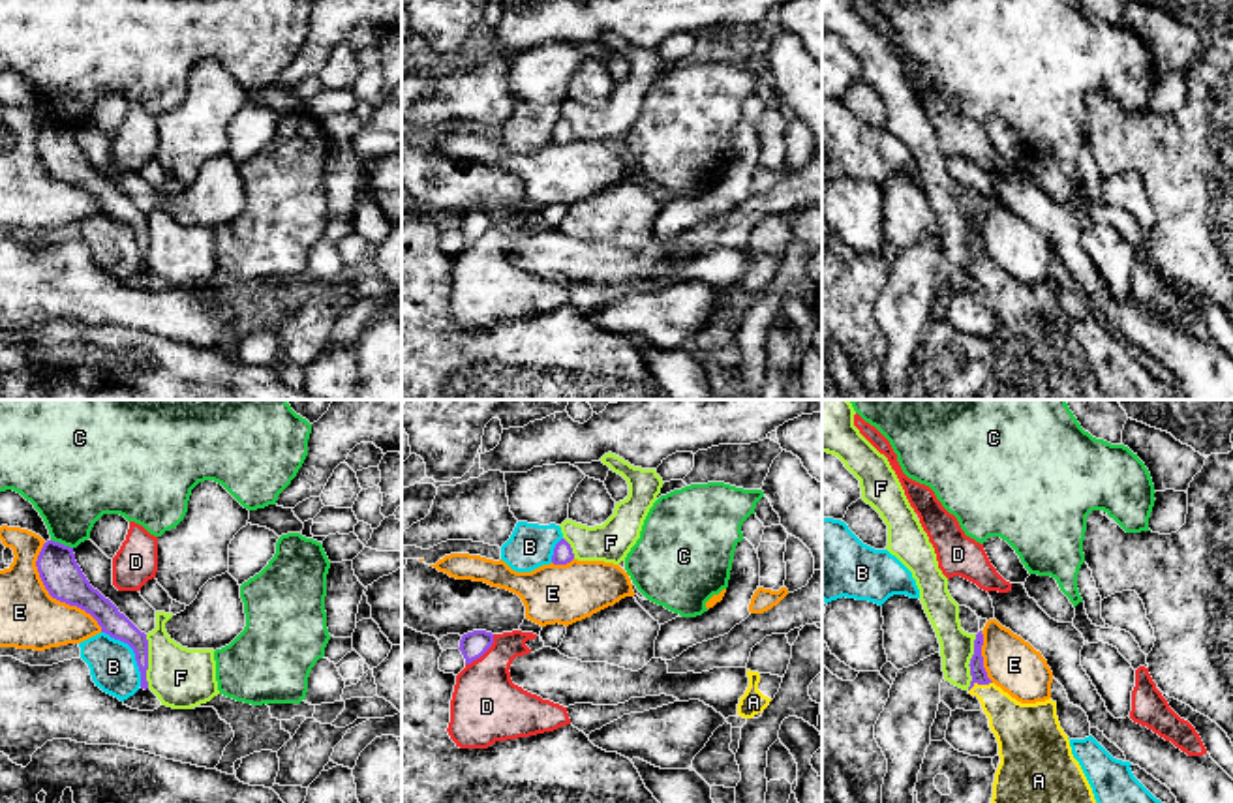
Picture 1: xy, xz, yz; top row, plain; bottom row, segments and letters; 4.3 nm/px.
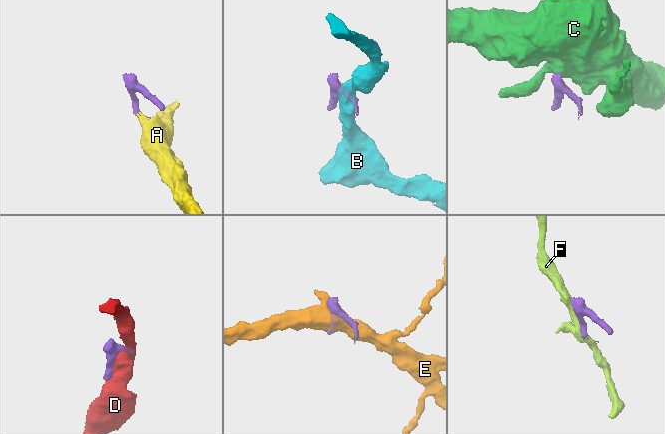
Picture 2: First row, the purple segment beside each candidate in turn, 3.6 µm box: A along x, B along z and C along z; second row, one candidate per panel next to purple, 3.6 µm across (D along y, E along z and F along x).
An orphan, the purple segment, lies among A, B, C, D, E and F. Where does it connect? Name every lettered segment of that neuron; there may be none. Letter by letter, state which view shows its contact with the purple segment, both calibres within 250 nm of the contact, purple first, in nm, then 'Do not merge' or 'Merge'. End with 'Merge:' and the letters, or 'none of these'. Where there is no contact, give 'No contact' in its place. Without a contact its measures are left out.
A: Touches purple in yz. Thickness 70 nm (purple) against 220 nm. Merge
B: Touches purple in xy. Thickness 110 nm (purple) against 200 nm. Do not merge
C: Touches purple in xy. Thickness 170 nm (purple) against 360 nm. Do not merge
D: Touches purple in xz. Thickness 110 nm (purple) against 300 nm. Do not merge
E: Touches purple in xy. Thickness 170 nm (purple) against 260 nm. Do not merge
F: Touches purple in yz. Thickness 70 nm (purple) against 140 nm. Do not merge
Merge: A

